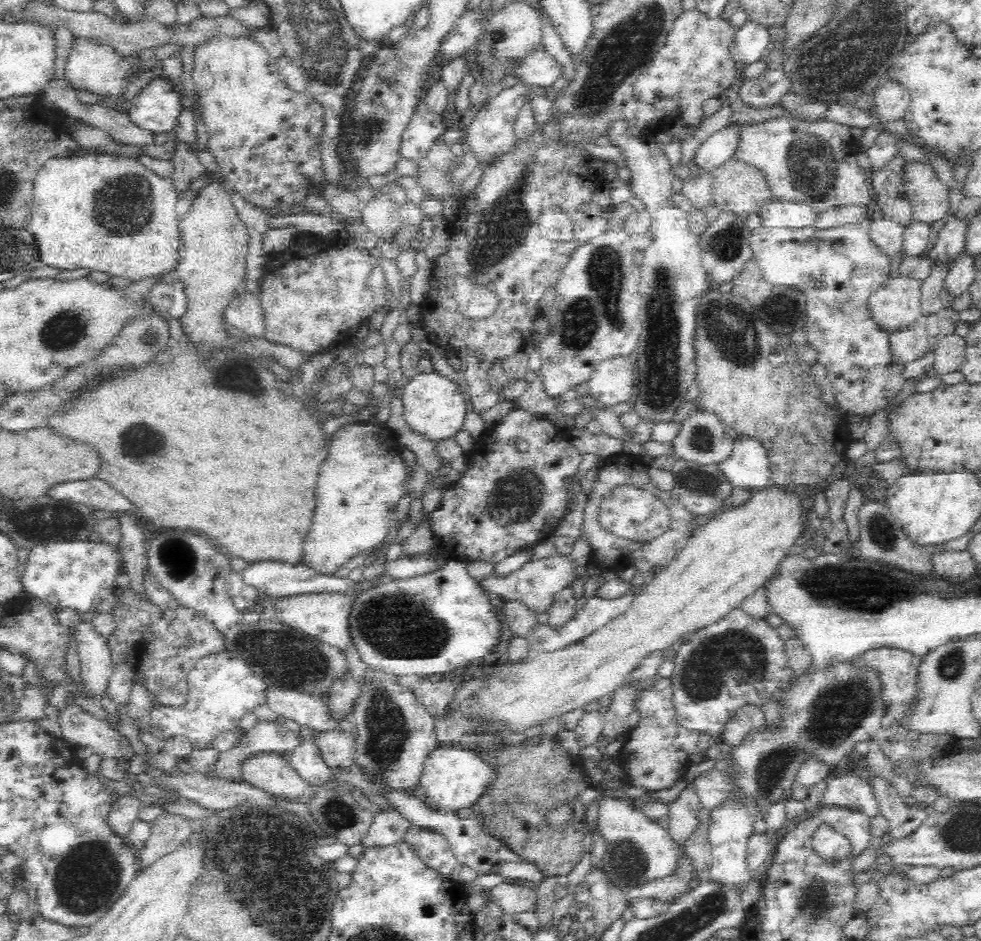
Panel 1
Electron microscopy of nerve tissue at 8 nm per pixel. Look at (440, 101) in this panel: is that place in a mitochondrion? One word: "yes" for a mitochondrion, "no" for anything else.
no

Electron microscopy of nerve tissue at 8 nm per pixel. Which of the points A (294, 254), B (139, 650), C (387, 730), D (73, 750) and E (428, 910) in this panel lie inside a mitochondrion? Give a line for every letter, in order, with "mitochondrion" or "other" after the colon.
A: other
B: other
C: mitochondrion
D: other
E: other

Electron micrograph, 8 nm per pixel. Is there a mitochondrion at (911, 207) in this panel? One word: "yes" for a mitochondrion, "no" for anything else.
no

